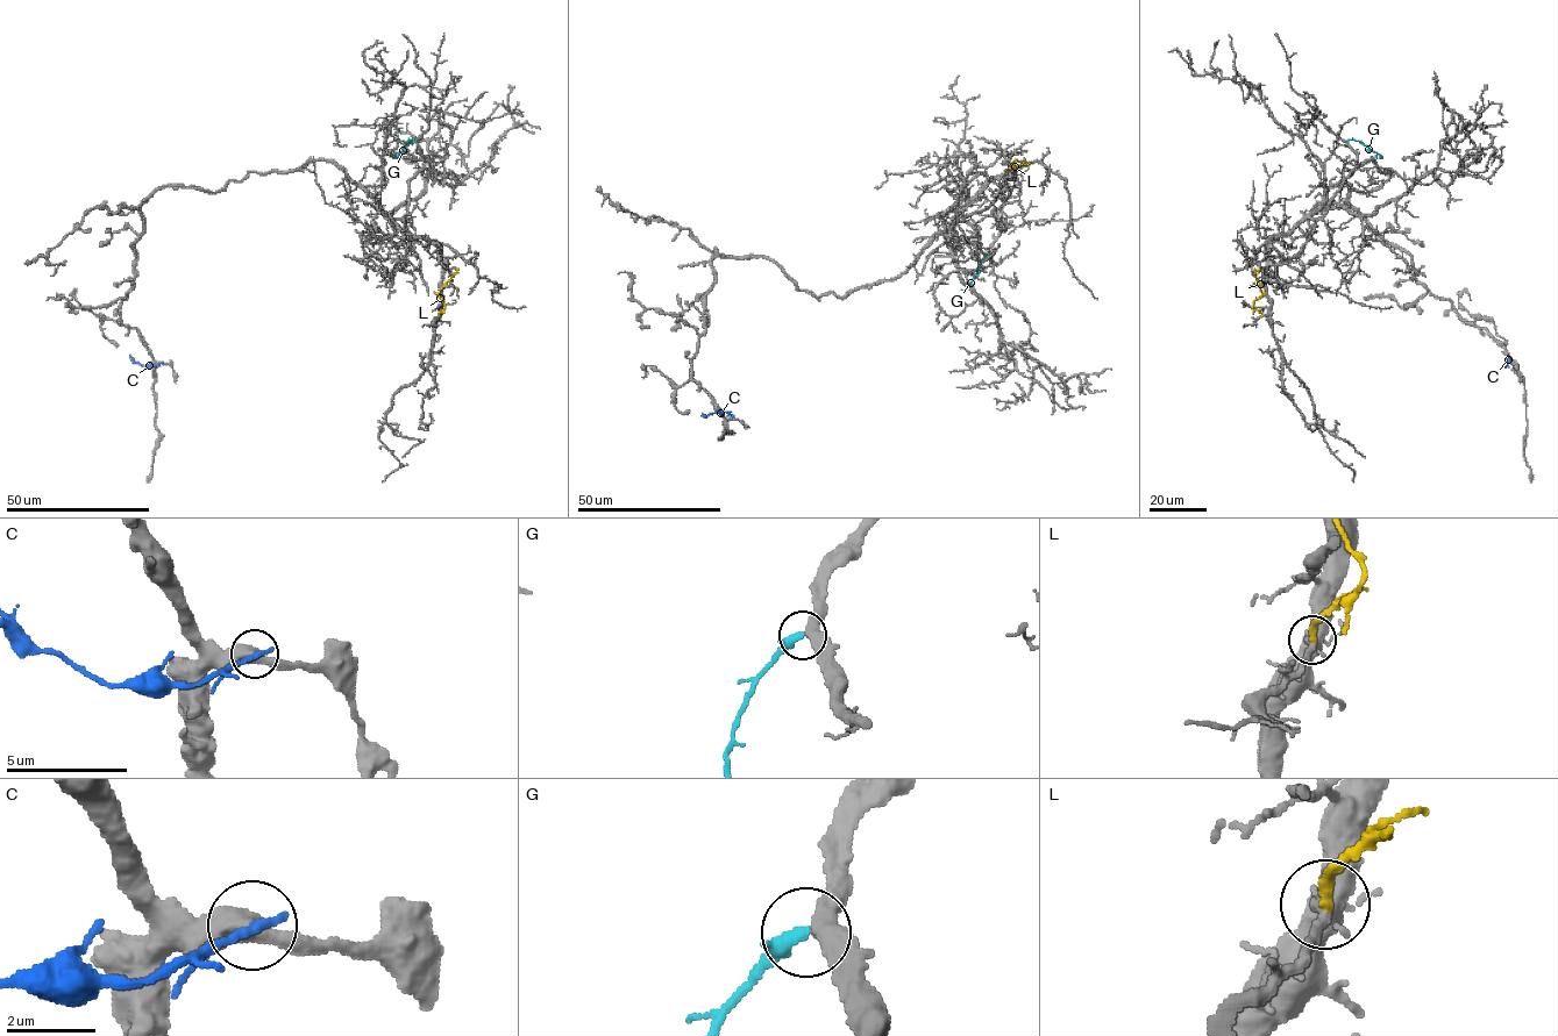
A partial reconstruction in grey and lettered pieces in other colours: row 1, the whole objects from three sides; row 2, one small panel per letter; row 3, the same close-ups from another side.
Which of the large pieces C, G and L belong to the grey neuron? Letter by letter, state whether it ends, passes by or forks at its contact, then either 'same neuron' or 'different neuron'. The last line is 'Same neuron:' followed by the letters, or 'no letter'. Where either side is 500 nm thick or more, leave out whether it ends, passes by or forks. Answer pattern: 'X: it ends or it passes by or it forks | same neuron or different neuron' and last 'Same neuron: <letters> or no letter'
C: it ends | different neuron
G: it ends | same neuron
L: it ends | different neuron
Same neuron: G

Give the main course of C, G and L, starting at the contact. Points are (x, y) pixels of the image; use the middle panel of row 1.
C: (732, 416), (726, 412), (701, 415)
G: (987, 254), (972, 285), (960, 290)
L: (1010, 169), (1016, 159), (1009, 169), (1025, 162), (1029, 169)

